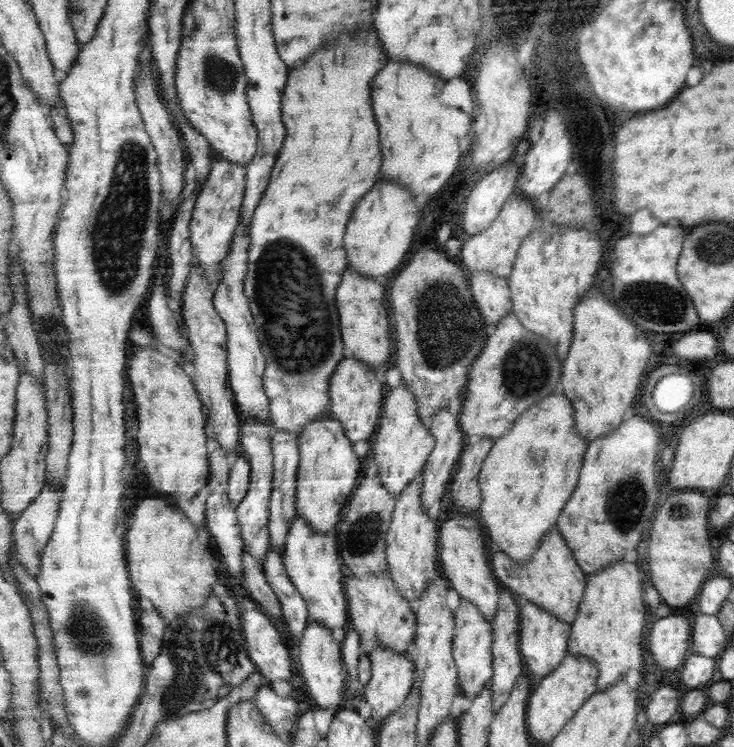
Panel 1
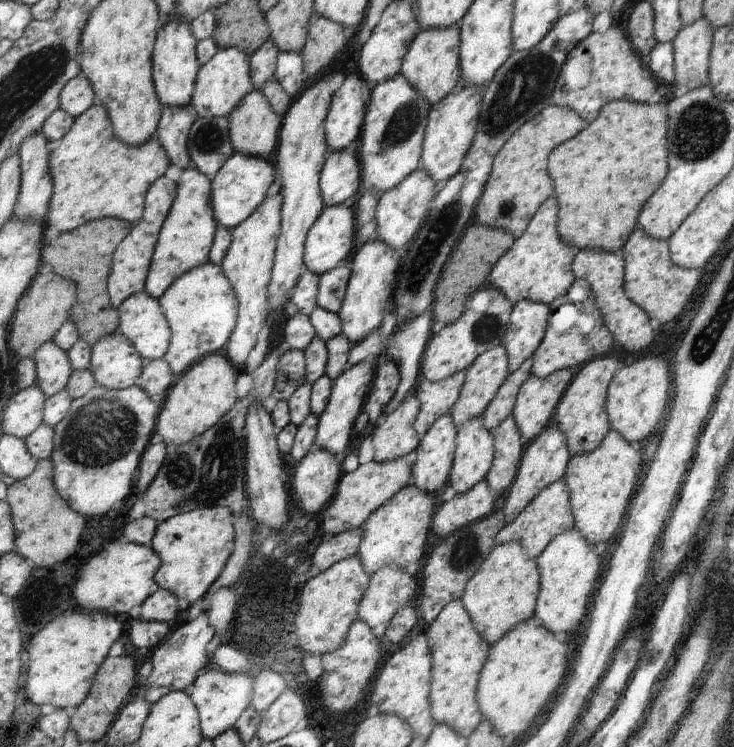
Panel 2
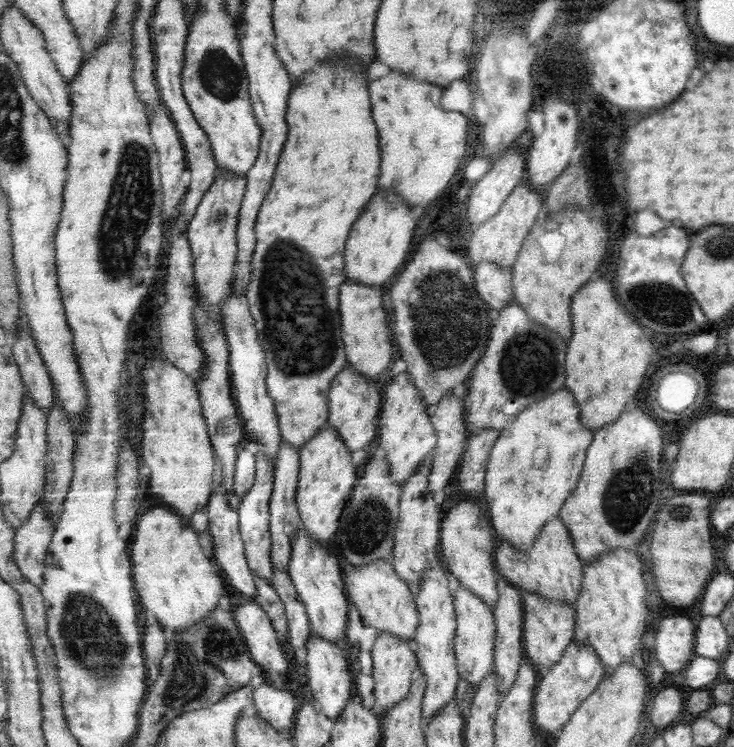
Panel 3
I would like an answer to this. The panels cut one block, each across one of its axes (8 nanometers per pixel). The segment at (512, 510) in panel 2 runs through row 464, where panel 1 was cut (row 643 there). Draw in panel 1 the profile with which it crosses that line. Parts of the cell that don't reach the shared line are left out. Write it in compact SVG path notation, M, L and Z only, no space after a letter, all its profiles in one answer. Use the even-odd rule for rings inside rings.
M526 599L518 600L521 612L520 636L525 670L532 682L535 690L547 675L550 675L562 664L568 655L570 636L572 633L572 623L565 622L551 614L546 608L535 605Z

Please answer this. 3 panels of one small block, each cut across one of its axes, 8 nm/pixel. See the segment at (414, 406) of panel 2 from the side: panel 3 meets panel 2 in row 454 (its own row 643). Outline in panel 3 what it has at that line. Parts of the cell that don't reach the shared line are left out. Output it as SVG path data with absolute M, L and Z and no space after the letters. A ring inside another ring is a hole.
M386 630L380 631L371 651L374 660L374 671L372 675L375 679L375 710L379 714L384 714L396 704L405 700L407 695L410 694L411 687L414 683L414 676L418 670L418 657L416 656L414 642L411 640L402 640L402 638Z

